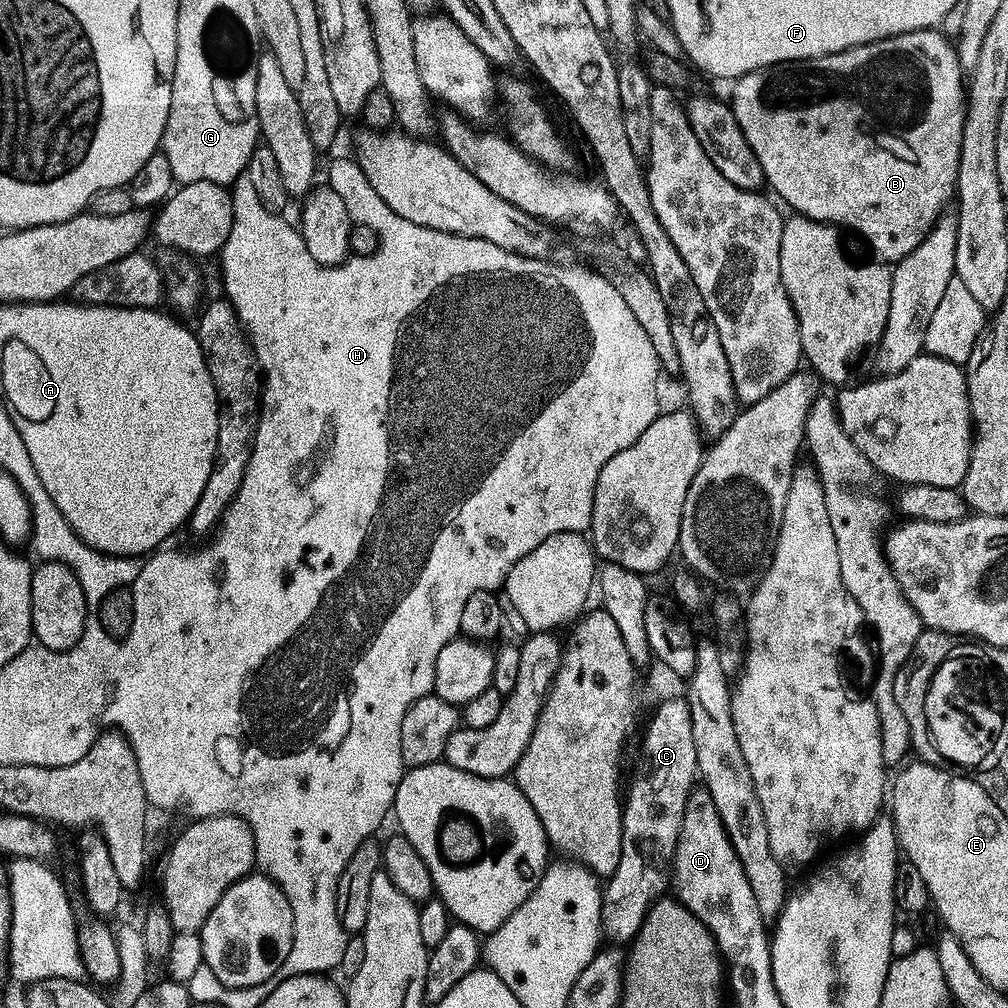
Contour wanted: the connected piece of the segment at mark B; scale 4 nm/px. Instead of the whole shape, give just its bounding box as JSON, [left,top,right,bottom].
[731,28,966,262]

